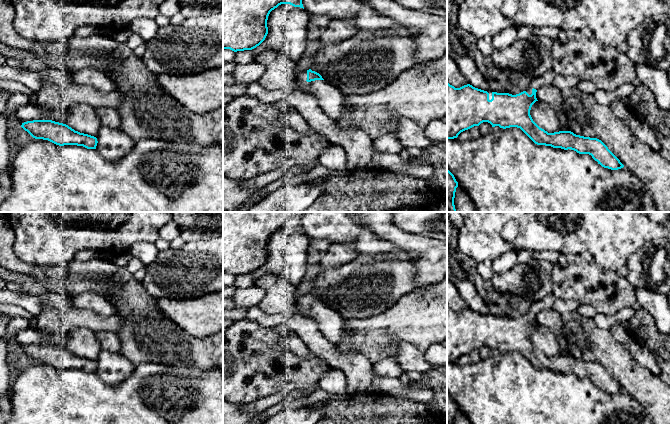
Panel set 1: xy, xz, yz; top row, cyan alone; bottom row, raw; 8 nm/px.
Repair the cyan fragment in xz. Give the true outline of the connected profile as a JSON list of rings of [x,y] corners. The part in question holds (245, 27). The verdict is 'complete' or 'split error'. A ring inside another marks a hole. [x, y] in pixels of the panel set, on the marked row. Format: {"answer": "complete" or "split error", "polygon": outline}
{"answer": "complete", "polygon": [[[223,0],[223,49],[252,50],[268,34],[270,12],[281,4],[303,8],[302,0]]]}

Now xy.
{"answer": "complete", "polygon": [[[33,120],[22,123],[21,127],[35,139],[48,140],[56,145],[77,145],[96,149],[97,138],[75,131],[66,124],[52,120]]]}

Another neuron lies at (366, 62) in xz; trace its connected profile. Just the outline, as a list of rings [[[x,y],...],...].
[[[358,30],[355,35],[338,44],[319,47],[310,69],[347,96],[365,95],[384,89],[402,72],[413,67],[416,50],[414,40],[409,37]]]

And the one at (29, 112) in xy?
[[[36,103],[19,107],[14,116],[22,123],[33,120],[50,120],[49,116]]]

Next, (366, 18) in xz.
[[[302,0],[304,9],[311,16],[326,16],[331,20],[353,17],[359,30],[369,30],[379,35],[394,33],[413,39],[404,25],[378,14],[360,0]]]

